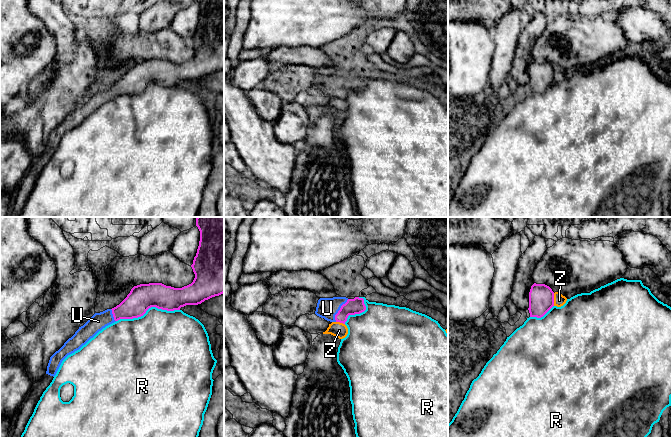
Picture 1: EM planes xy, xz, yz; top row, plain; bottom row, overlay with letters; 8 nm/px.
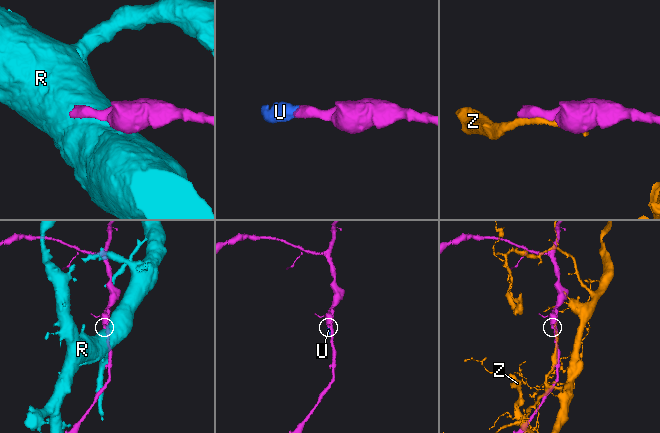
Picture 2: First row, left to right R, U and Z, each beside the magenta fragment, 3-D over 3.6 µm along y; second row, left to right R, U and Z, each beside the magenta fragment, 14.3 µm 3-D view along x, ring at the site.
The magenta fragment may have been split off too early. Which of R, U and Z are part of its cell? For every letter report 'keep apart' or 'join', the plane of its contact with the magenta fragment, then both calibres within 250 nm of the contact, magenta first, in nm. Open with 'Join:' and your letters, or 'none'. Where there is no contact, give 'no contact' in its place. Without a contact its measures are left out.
Join: U
R: keep apart; contact in xy; calibres 200 and 440 nm
U: join; contact in xz; calibres 130 and 170 nm
Z: keep apart; contact in yz; calibres 200 and 100 nm

